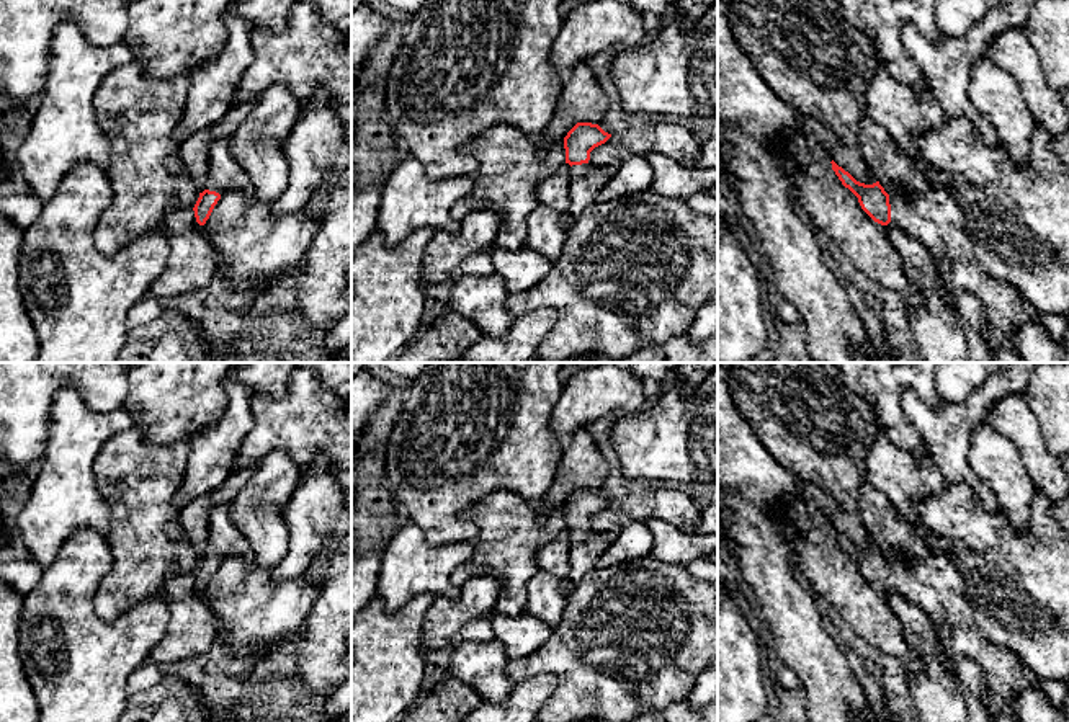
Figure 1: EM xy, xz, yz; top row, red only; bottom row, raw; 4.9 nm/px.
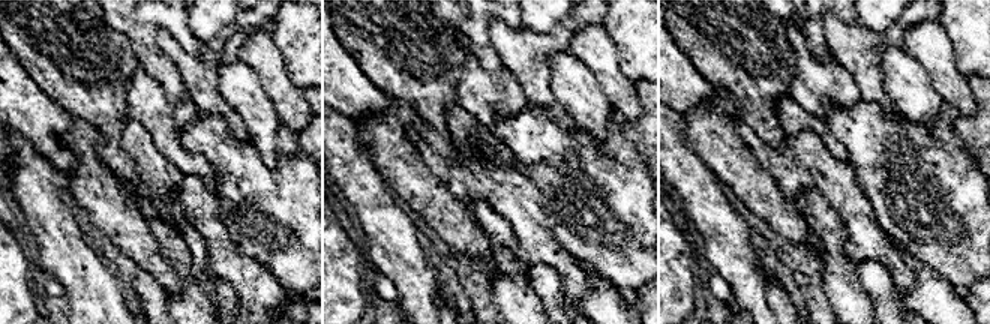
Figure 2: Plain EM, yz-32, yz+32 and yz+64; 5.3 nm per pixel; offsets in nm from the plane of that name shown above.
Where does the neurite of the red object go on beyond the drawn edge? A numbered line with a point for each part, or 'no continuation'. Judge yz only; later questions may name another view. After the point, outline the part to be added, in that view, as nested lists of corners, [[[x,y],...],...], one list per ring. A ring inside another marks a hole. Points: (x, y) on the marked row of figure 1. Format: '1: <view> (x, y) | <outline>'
1: yz (934, 218) | [[[930,186],[925,193],[891,191],[891,222],[906,234],[919,238],[933,261],[945,258],[950,263],[948,284],[966,291],[982,305],[986,322],[994,336],[992,346],[1013,350],[1010,332],[1040,317],[1038,310],[1027,302],[1020,292],[1005,281],[992,278],[984,266],[976,260],[971,242],[964,232],[964,217],[956,199],[943,188]]]

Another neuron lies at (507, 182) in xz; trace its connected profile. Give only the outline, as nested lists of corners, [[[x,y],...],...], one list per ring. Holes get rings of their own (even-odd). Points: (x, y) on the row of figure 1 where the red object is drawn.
[[[494,126],[461,149],[477,160],[479,170],[472,191],[451,207],[451,217],[463,221],[477,209],[492,209],[500,216],[500,225],[490,247],[525,247],[526,219],[538,206],[541,180],[534,162],[543,142],[512,126]]]

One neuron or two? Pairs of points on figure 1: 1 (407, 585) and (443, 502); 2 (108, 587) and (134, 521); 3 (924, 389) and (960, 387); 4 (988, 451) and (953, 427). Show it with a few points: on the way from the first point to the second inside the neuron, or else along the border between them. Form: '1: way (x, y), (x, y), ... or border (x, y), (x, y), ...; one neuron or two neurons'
1: border (409, 520), (419, 526); two neurons
2: way (125, 570), (134, 561), (134, 538); one neuron
3: border (932, 379), (935, 394), (940, 399); two neurons
4: border (979, 422), (968, 451), (968, 466), (976, 474); two neurons

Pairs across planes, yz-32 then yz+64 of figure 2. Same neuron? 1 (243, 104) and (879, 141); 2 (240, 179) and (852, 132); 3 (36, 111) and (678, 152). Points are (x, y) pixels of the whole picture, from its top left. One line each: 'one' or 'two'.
1: two
2: one
3: two

